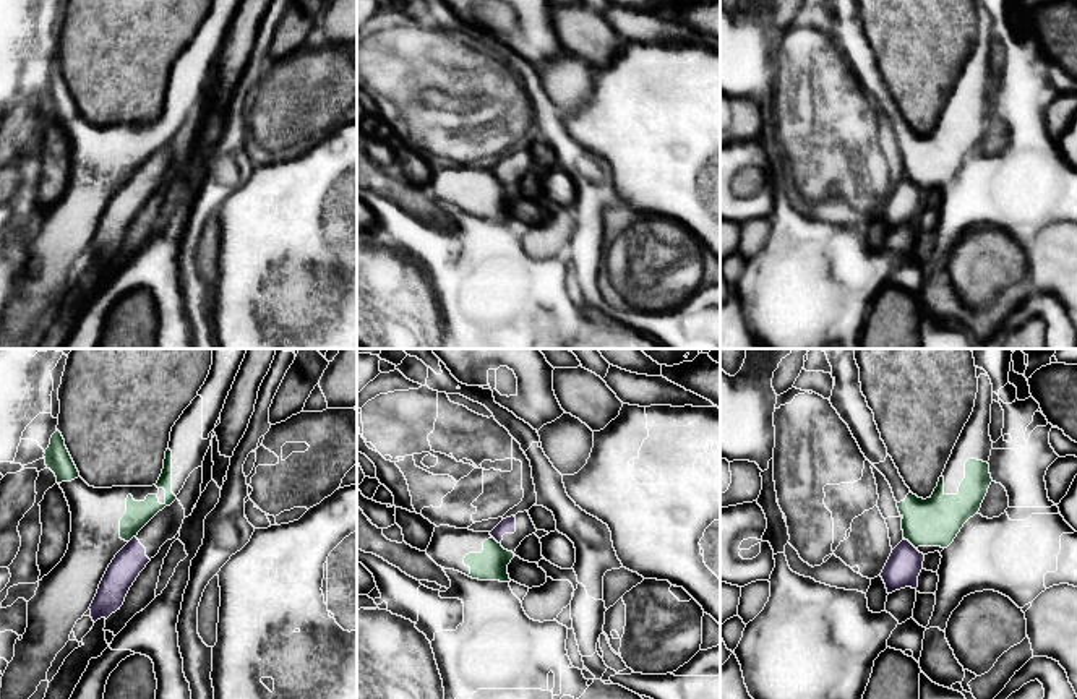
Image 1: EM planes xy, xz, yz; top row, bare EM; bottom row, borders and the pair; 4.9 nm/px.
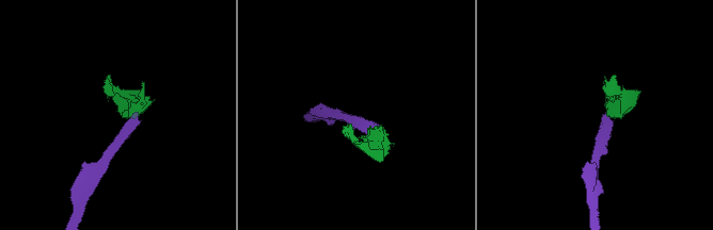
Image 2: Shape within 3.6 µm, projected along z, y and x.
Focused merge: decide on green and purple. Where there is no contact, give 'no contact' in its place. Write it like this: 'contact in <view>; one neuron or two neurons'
contact in yz; two neurons

